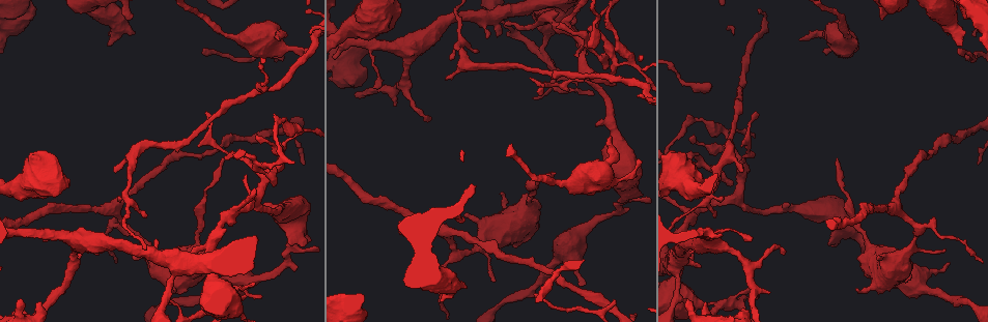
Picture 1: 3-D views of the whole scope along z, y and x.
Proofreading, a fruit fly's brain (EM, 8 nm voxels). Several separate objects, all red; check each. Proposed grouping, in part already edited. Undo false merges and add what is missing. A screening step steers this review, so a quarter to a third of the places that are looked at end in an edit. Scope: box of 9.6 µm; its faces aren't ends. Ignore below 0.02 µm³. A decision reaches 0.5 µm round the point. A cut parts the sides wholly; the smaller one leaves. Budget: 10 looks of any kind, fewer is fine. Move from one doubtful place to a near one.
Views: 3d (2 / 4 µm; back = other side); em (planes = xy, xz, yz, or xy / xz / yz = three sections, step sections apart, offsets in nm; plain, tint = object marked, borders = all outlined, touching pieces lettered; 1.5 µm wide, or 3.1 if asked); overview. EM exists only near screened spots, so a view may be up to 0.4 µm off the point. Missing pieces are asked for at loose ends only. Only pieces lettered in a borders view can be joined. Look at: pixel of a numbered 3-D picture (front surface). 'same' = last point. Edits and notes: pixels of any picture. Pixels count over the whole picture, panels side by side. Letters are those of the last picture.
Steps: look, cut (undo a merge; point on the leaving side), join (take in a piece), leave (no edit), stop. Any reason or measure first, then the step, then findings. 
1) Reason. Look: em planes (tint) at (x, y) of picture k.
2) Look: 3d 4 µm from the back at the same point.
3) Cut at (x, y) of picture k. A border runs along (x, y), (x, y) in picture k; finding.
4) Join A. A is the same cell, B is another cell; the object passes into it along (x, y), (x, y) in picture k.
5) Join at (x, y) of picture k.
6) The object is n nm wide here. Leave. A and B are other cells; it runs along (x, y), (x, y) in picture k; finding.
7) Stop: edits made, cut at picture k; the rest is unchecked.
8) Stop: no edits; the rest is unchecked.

Branch stops here. Look: em yz step 8 (borders) at (157, 239) of picture 1.

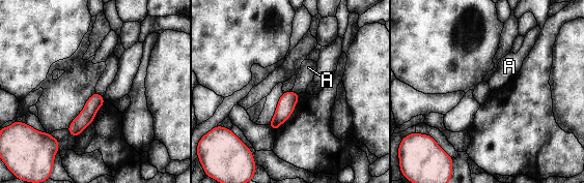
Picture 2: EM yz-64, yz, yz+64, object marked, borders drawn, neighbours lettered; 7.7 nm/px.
Cut it another way. Look: em planes (borders) at the same point.

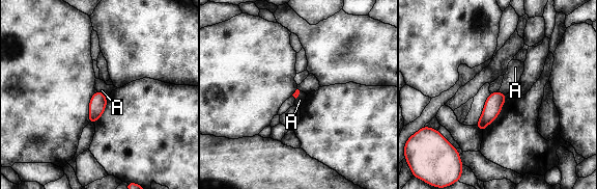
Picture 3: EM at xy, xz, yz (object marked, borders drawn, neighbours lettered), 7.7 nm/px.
Leave. A is another cell; a border runs along (498, 90), (505, 95) in picture 3; no lettered piece goes on from it.

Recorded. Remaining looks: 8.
A narrow waist. Look: em planes (borders) at (695, 309) of picture 1.

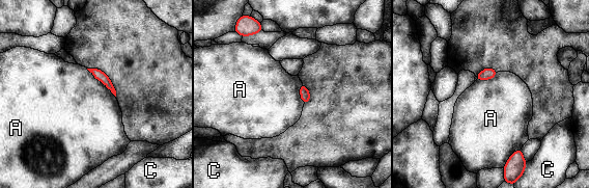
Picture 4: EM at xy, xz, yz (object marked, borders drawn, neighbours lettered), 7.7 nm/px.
The object is 70 nm wide here. Leave. A and C are other cells; a border runs along (86, 69), (115, 97) in picture 4; all the same neuron.

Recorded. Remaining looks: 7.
Thick turns thin. Look: em xy step 8 (tint) at (130, 168) of picture 1.

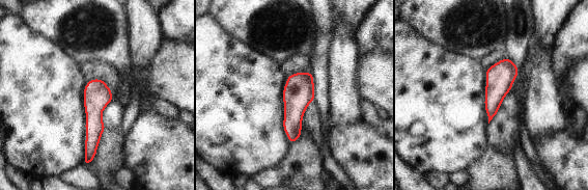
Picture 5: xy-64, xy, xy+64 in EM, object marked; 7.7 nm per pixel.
Cut it another way. Look: em planes (borders) at the same point.

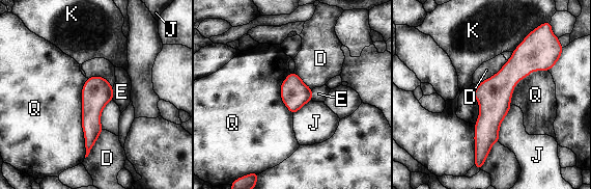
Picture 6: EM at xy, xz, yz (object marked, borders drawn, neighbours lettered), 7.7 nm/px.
Leave. D, E, J, K and Q are other cells; a border runs along (507, 60), (495, 74), (477, 86) in picture 6; continuous, no second neuron.

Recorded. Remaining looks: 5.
Calibre changes. Look: em planes (borders) at (917, 226) of picture 1.

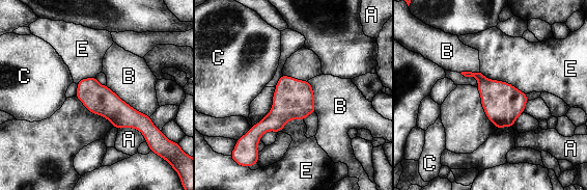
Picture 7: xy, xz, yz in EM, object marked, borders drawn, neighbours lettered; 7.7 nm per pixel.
The object is 220 nm wide here. Leave. A, B, C and E are other cells; it runs along (81, 83), (143, 130) in picture 7; all the same neuron.

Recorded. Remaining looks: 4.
Stop: no edits; the rest is unchecked.

